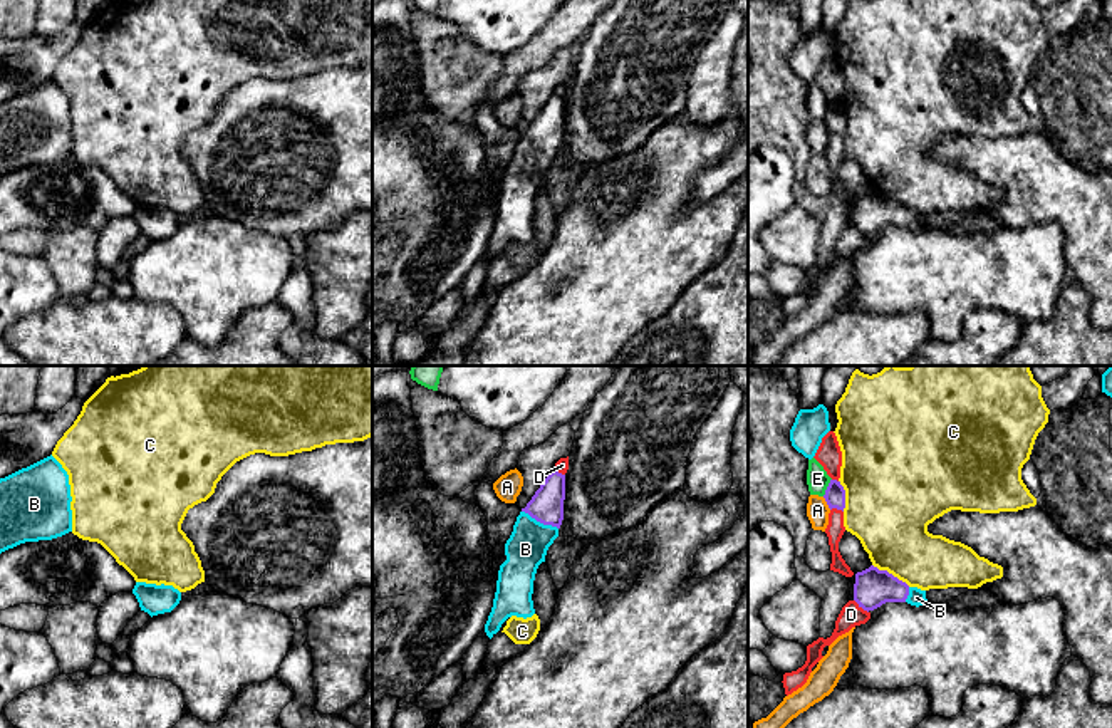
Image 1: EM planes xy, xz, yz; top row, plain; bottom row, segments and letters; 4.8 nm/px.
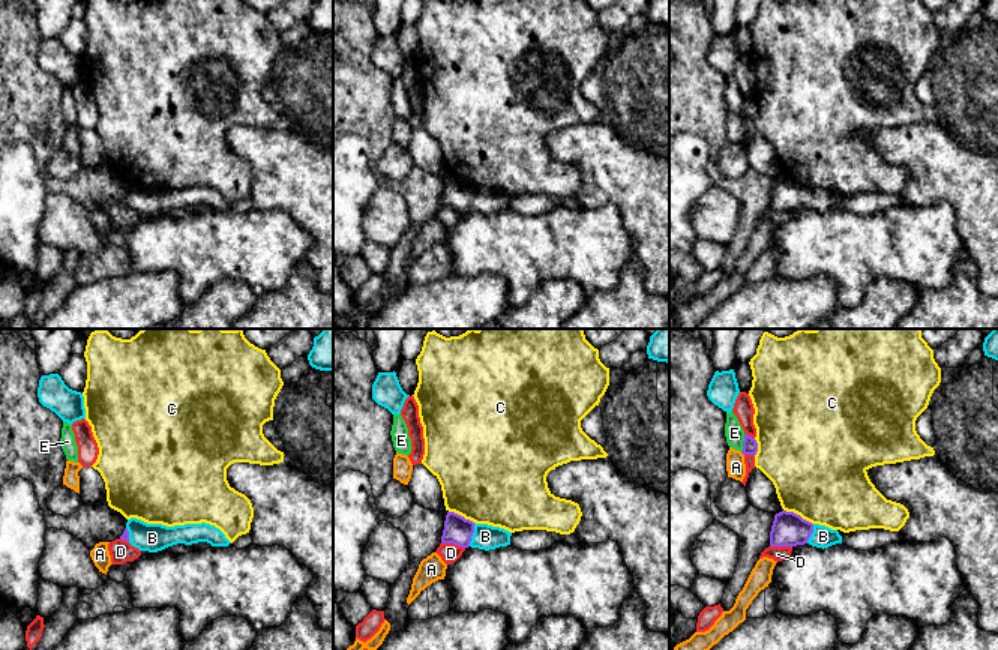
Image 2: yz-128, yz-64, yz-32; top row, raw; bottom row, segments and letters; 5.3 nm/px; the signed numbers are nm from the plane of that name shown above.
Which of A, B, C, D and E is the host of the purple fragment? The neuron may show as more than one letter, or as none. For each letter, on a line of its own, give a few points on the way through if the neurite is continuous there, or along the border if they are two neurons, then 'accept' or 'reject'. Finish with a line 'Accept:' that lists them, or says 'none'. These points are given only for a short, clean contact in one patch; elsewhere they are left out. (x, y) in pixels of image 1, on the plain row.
A: along yz (822, 121), (831, 133) | reject
B: across xz (547, 128), (540, 146), (525, 173) | accept
C: reject
D: reject
E: along yz (831, 103), (822, 119) | reject
Accept: B

